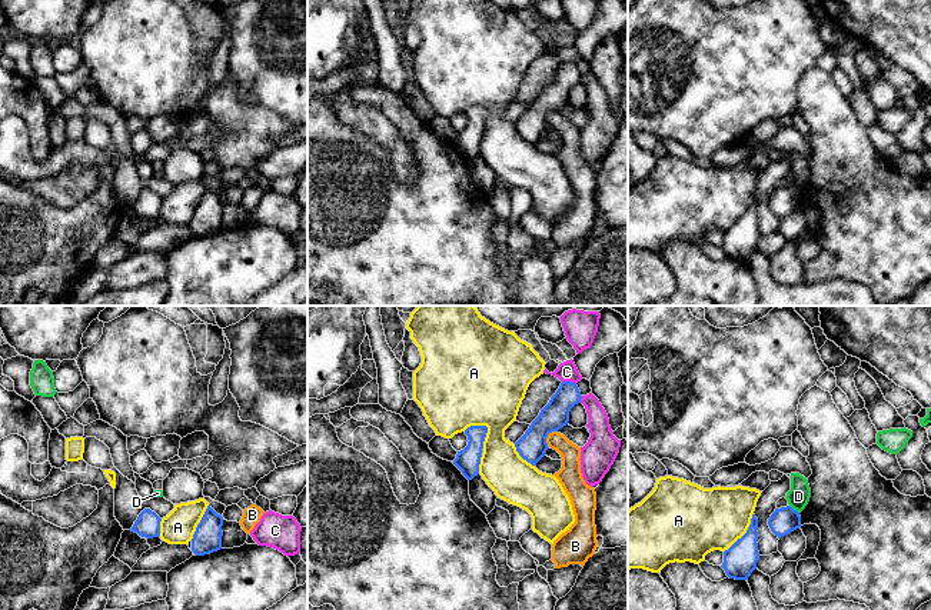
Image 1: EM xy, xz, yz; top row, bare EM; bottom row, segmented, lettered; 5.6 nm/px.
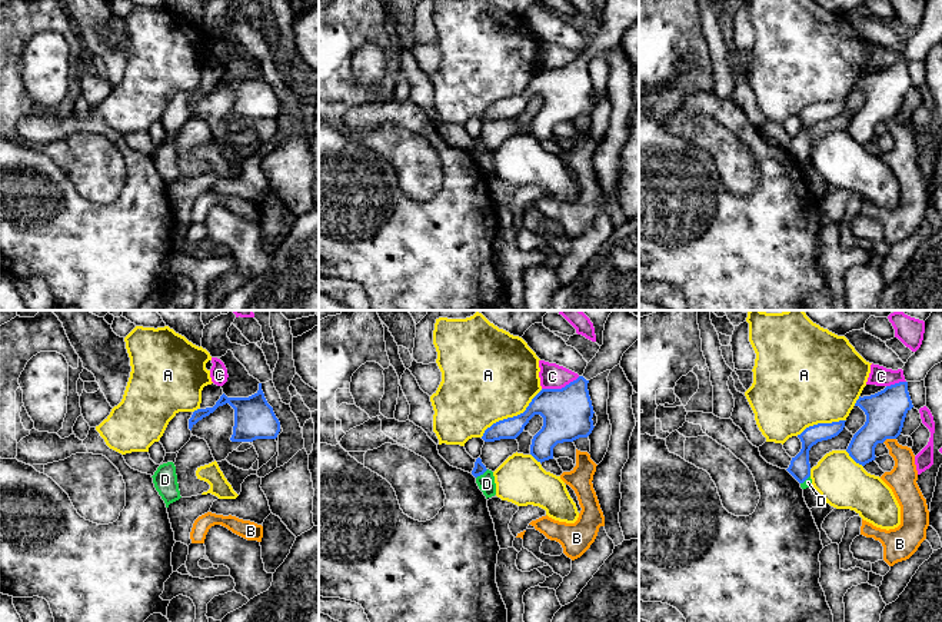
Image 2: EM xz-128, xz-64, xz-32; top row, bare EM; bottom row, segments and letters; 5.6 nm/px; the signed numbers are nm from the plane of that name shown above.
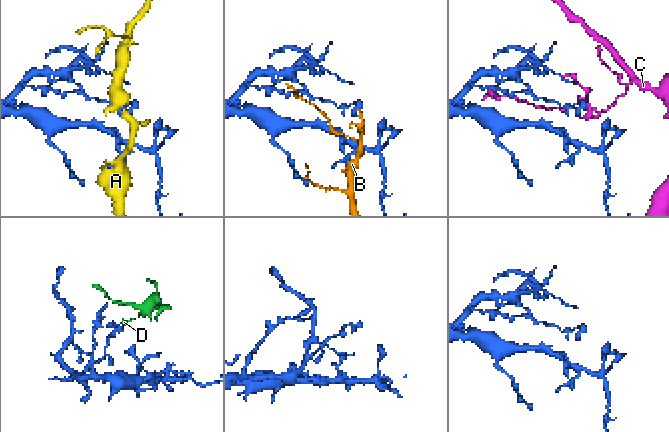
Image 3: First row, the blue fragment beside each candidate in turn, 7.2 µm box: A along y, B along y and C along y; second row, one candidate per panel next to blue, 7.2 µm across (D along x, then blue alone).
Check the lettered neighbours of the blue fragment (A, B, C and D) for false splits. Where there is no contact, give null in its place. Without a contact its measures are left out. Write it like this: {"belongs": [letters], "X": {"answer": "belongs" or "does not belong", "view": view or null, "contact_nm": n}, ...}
{"belongs": [], "A": {"answer": "does not belong", "view": "xz", "contact_nm": 160}, "B": {"answer": "does not belong", "view": "xz", "contact_nm": 110}, "C": {"answer": "does not belong", "view": "xz", "contact_nm": 80}, "D": {"answer": "does not belong", "view": "yz", "contact_nm": 80}}

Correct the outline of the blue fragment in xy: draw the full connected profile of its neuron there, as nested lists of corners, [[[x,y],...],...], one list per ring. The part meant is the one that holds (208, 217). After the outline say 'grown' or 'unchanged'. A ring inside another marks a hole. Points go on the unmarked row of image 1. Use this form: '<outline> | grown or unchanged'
[[[210,184],[207,186],[192,219],[192,231],[196,236],[210,234],[222,229],[223,197]]] | unchanged

